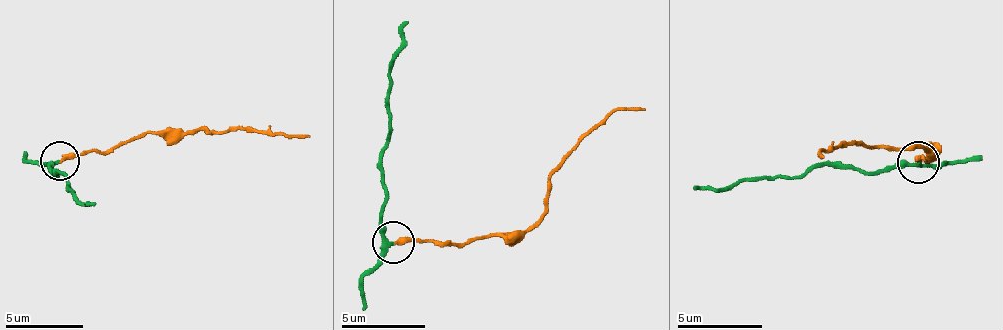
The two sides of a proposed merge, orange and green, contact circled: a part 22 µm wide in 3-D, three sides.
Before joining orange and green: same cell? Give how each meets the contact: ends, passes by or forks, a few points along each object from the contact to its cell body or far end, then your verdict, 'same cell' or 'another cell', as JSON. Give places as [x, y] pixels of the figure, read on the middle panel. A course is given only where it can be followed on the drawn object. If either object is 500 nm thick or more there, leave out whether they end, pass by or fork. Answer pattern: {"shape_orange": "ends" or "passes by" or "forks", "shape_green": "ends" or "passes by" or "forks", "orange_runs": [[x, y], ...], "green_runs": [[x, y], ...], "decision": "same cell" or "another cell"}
{"shape_orange": "ends", "shape_green": "passes by", "orange_runs": [[394, 241], [452, 243], [486, 236], [524, 236], [544, 210], [548, 176], [572, 150], [619, 108], [644, 108]], "green_runs": [[394, 241], [386, 237], [382, 146], [387, 130], [388, 64], [397, 52], [409, 23]], "decision": "another cell"}

